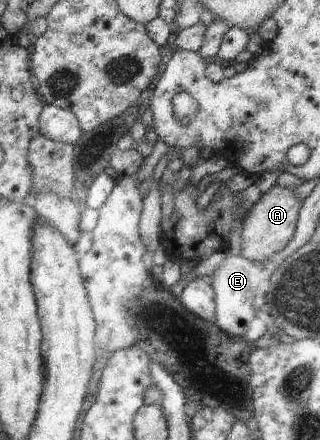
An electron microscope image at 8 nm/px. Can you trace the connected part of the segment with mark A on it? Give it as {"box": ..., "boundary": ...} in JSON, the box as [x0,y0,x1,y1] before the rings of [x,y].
{"box":[244,185,304,262],"boundary":[[[273,185],[260,199],[260,203],[251,209],[245,222],[244,255],[255,262],[261,262],[277,251],[282,251],[295,237],[304,200],[296,193],[295,187]]]}

